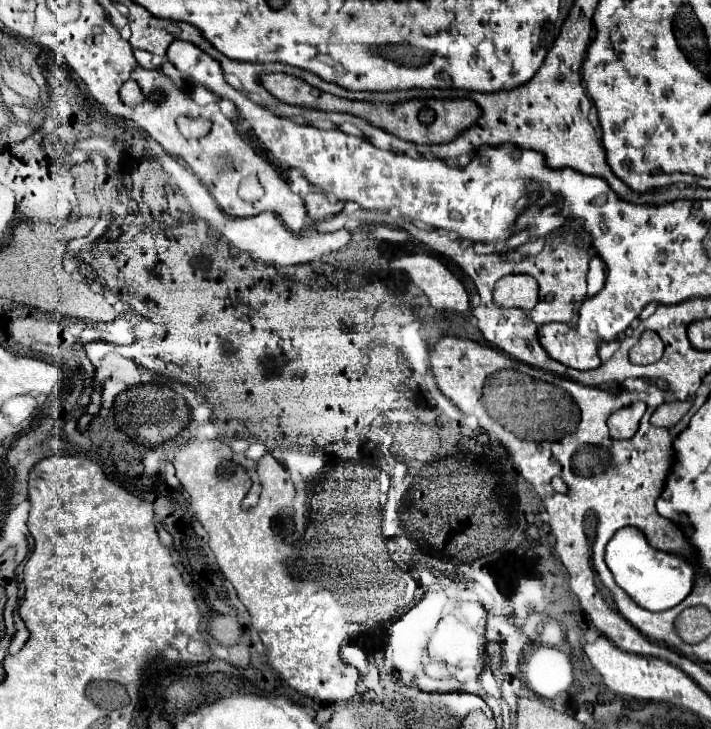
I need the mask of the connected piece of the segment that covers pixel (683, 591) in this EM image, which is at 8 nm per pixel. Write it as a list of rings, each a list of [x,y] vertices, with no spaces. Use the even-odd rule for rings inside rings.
[[[608,545],[606,547],[606,565],[614,575],[614,581],[646,611],[666,611],[674,605],[678,605],[682,599],[688,597],[692,591],[692,581],[694,581],[694,569],[688,565],[684,559],[678,555],[666,553],[666,551],[638,551],[632,561],[618,561],[616,559],[616,547]]]

